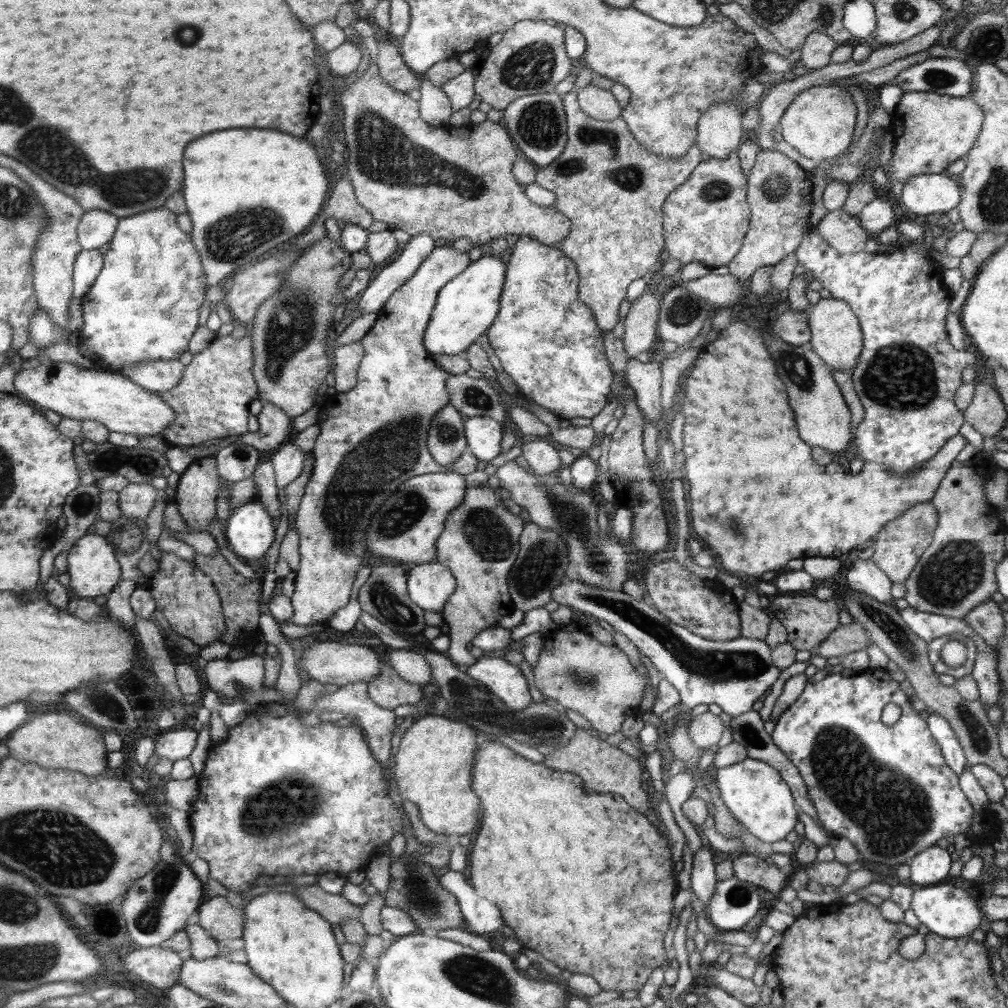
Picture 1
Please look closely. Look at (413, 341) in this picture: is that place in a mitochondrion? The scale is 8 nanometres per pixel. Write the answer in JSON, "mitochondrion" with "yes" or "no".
{"mitochondrion":"no"}

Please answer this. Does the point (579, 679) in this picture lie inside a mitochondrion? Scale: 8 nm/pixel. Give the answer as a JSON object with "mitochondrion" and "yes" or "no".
{"mitochondrion":"yes"}

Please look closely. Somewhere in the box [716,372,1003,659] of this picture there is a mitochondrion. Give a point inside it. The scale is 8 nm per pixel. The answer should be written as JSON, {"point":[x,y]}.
{"point":[955,571]}

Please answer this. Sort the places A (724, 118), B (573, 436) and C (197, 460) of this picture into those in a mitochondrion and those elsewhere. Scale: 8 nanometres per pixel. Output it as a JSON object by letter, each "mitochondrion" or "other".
{"A":"other","B":"other","C":"other"}

